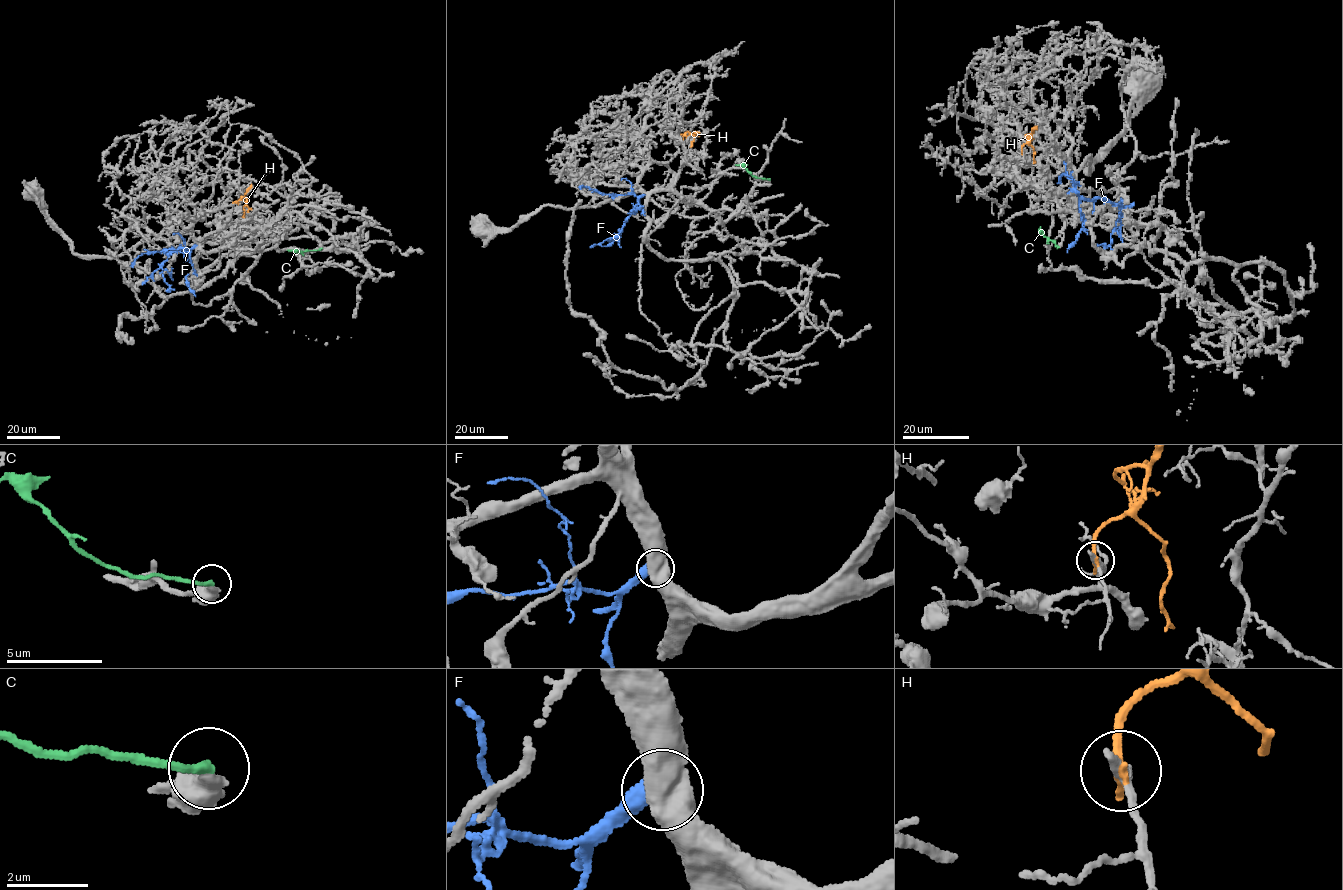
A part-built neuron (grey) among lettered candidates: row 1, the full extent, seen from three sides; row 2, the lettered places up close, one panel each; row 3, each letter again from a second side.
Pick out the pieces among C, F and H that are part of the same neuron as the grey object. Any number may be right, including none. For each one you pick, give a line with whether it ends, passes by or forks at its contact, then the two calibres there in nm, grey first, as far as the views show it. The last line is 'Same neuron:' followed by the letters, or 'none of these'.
Same neuron: none of these

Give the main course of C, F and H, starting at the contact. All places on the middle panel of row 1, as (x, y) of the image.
C: (769, 179), (753, 177), (740, 164), (735, 164)
F: (644, 194), (618, 234), (609, 239), (616, 239), (622, 229)
H: (697, 132), (693, 135), (686, 132), (683, 139)

